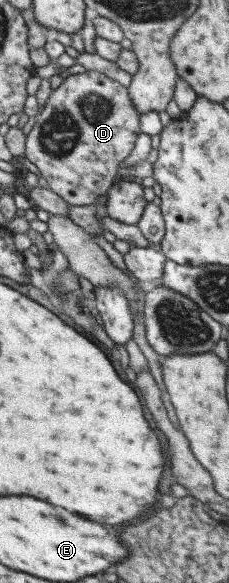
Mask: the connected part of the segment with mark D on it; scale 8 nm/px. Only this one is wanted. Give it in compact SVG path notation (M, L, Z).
M93 70L70 74L34 116L23 157L36 166L47 188L60 199L72 206L94 205L117 179L117 164L132 151L141 133L138 117L128 90L117 81Z

